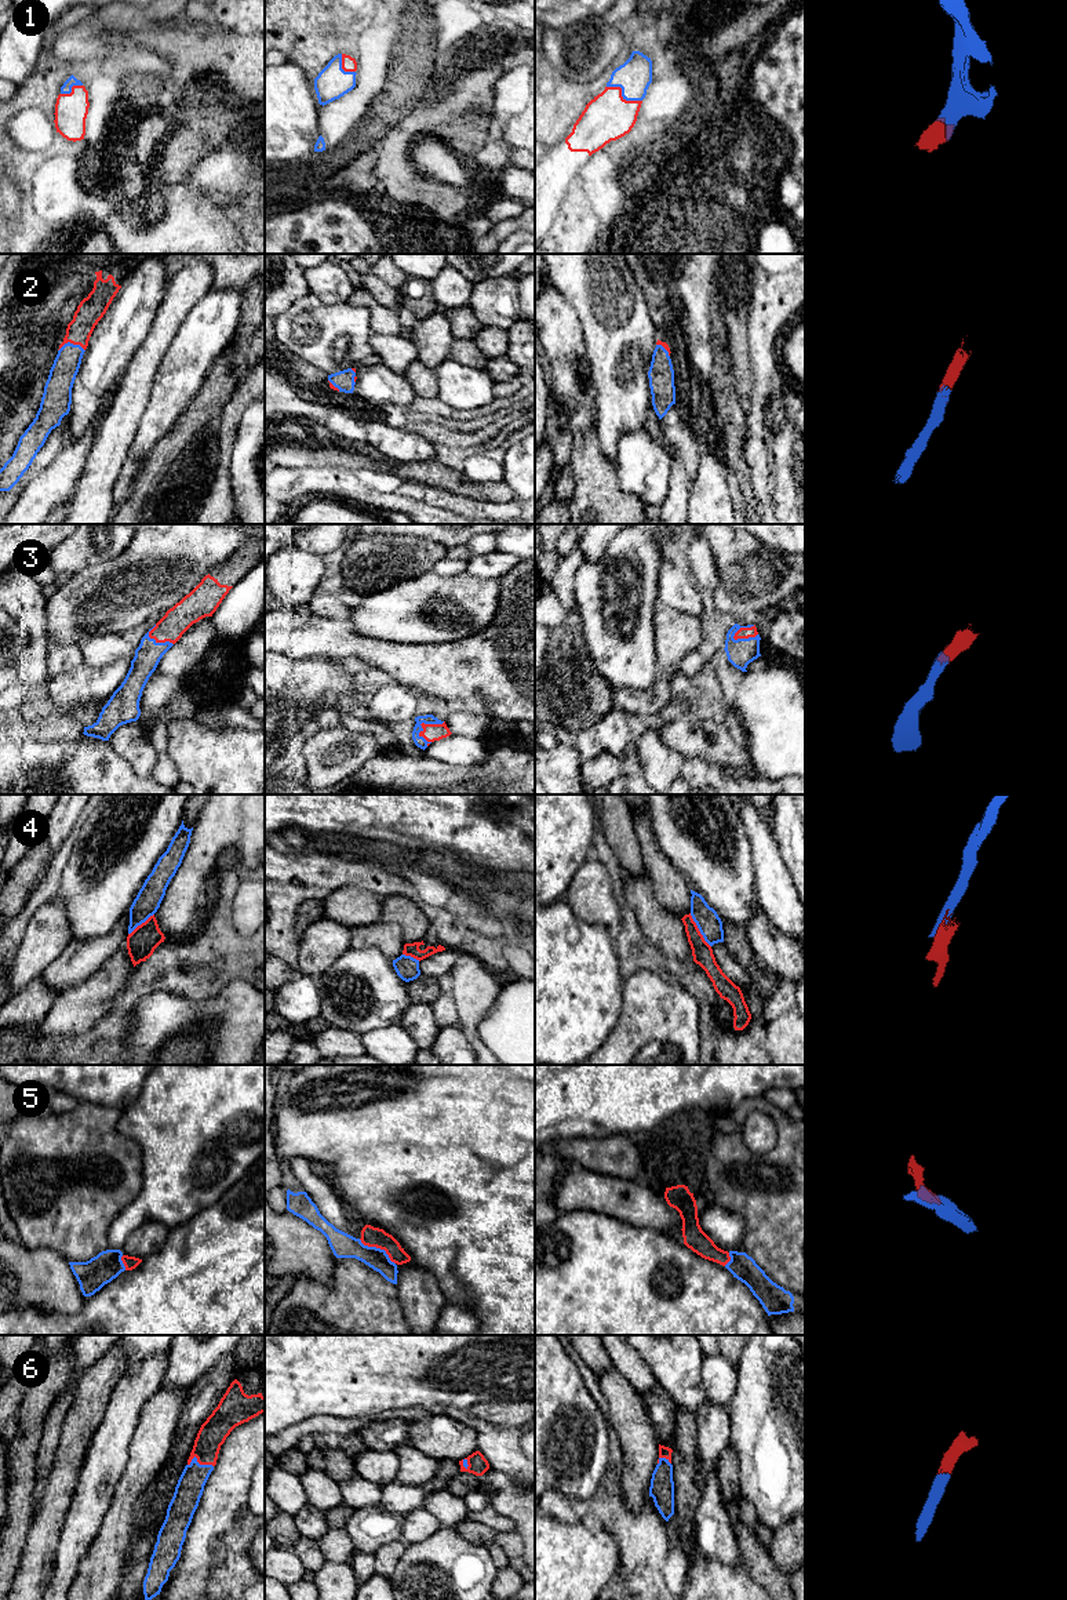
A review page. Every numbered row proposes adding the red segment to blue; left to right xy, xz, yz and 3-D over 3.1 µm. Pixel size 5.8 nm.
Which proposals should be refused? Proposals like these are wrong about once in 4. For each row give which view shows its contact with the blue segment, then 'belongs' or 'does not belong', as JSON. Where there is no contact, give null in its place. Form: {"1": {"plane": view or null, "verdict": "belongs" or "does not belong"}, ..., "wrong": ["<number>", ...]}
{"1": {"plane": "yz", "verdict": "belongs"}, "2": {"plane": "xy", "verdict": "belongs"}, "3": {"plane": "xz", "verdict": "belongs"}, "4": {"plane": "yz", "verdict": "does not belong"}, "5": {"plane": "xz", "verdict": "belongs"}, "6": {"plane": "xy", "verdict": "belongs"}, "wrong": ["4"]}

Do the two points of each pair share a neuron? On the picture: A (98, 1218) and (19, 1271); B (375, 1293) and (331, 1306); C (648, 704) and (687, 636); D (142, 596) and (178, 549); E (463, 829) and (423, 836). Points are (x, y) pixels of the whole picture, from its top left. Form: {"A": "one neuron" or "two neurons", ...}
{"A": "two neurons", "B": "one neuron", "C": "one neuron", "D": "one neuron", "E": "one neuron"}

